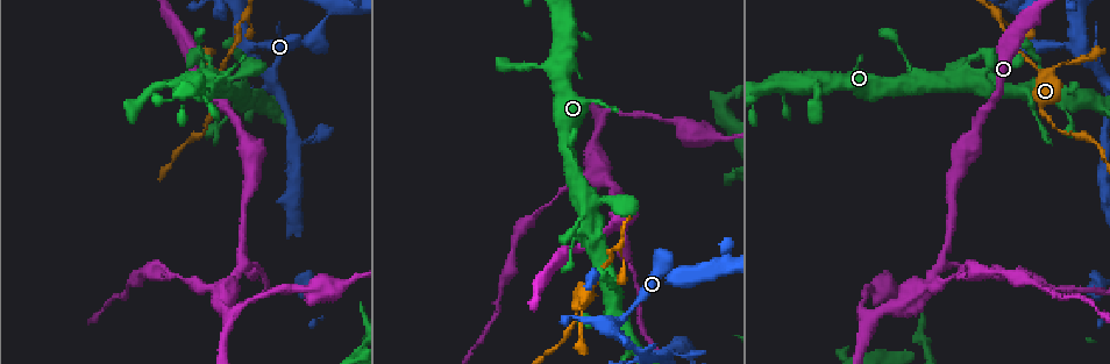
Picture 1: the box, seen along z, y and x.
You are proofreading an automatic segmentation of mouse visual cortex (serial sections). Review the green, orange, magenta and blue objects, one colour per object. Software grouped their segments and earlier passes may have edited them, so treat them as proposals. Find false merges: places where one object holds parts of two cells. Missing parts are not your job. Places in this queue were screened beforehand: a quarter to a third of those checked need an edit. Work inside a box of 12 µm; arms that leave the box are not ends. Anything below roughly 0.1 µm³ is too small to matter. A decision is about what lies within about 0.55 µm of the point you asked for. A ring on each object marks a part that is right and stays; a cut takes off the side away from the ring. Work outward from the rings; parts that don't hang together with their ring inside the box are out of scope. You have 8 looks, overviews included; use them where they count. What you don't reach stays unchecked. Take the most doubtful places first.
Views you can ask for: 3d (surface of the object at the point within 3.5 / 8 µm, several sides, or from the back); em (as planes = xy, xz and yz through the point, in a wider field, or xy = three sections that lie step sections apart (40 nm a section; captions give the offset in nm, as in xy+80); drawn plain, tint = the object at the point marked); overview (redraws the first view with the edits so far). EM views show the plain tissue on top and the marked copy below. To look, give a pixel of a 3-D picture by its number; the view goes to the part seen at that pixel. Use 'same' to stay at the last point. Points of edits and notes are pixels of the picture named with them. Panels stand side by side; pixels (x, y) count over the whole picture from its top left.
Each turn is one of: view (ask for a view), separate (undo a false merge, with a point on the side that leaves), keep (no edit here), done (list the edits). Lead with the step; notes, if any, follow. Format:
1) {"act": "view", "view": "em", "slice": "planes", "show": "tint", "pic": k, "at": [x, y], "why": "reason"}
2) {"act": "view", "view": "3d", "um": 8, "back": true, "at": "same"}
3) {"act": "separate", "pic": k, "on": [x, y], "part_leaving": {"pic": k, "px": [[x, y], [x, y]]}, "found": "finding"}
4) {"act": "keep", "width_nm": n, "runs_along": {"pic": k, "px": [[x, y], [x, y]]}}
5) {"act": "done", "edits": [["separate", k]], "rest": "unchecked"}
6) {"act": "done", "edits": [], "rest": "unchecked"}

{"act": "view", "view": "3d", "um": 8, "pic": 1, "at": [942, 264], "why": "three arms meet"}

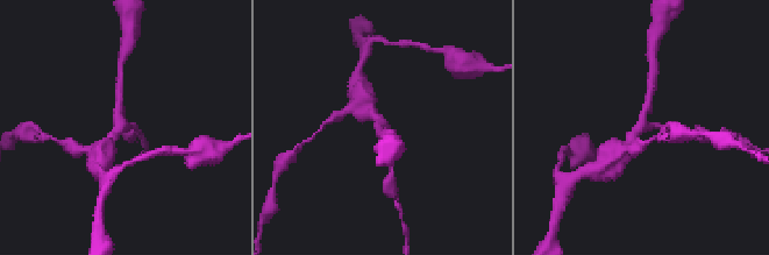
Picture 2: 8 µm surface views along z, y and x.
{"act": "view", "view": "em", "slice": "xy", "step": 2, "show": "tint", "pic": 2, "at": [639, 126], "arms": 3, "arm_widths_nm": [150, 250, 350]}

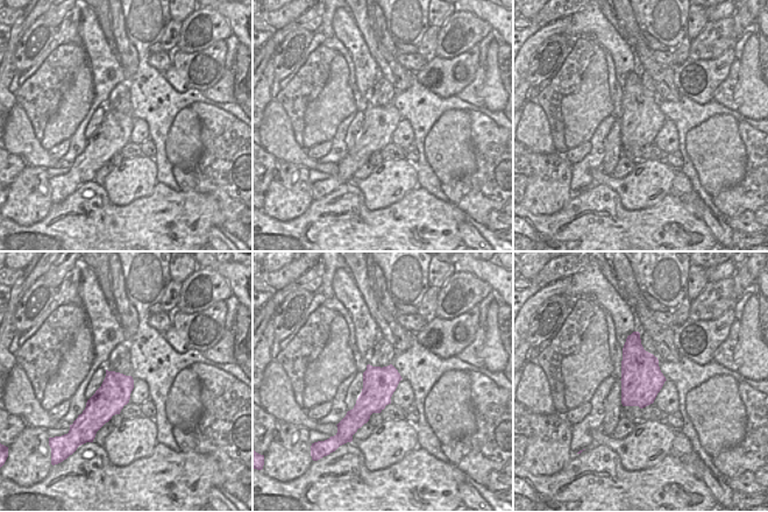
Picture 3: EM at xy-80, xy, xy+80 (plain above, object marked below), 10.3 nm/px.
{"act": "keep", "runs_along": {"pic": 2, "px": [[650, 92], [642, 124], [626, 150]]}, "found": "all the same cell"}

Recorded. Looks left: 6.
{"act": "view", "view": "3d", "um": 3.5, "pic": 1, "at": [1071, 46], "why": "arms part here"}

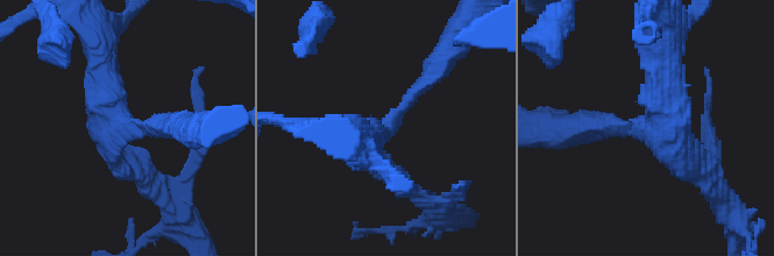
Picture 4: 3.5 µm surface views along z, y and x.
{"act": "view", "view": "em", "slice": "planes", "show": "tint", "pic": 4, "at": [119, 124], "why": "shape alone is not enough"}

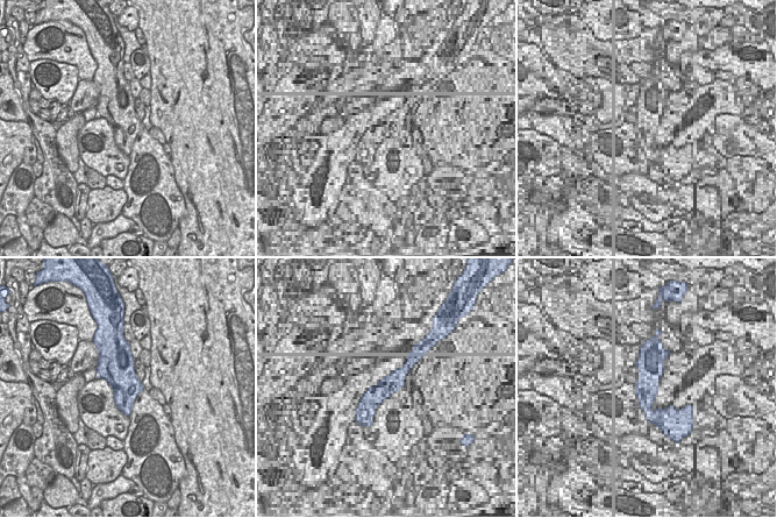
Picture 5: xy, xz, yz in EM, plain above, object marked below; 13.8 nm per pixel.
{"act": "view", "view": "em", "slice": "xy", "step": 3, "show": "tint", "at": "same"}

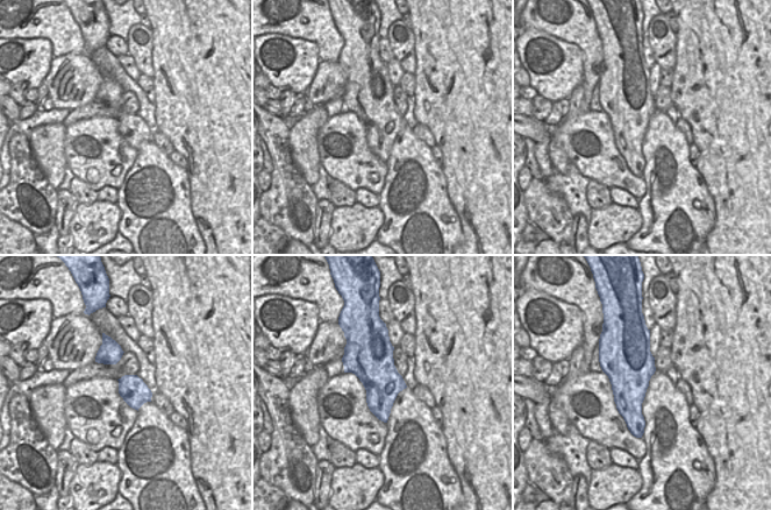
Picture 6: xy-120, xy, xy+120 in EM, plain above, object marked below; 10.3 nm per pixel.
{"act": "keep", "arms": 3, "arm_widths_nm": [200, 250, 450], "runs_along": {"pic": 4, "px": [[439, 69], [370, 137], [396, 178]]}, "found": "all the same cell"}

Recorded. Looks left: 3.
{"act": "view", "view": "3d", "um": 3.5, "pic": 1, "at": [600, 123], "why": "arms part here"}

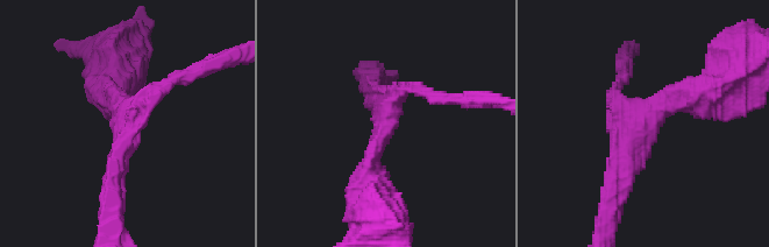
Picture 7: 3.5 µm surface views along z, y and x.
{"act": "view", "view": "em", "slice": "planes", "show": "tint", "pic": 7, "at": [123, 113], "arms": 3, "arm_widths_nm": [200, 300, 400], "why": "shape alone is not enough"}

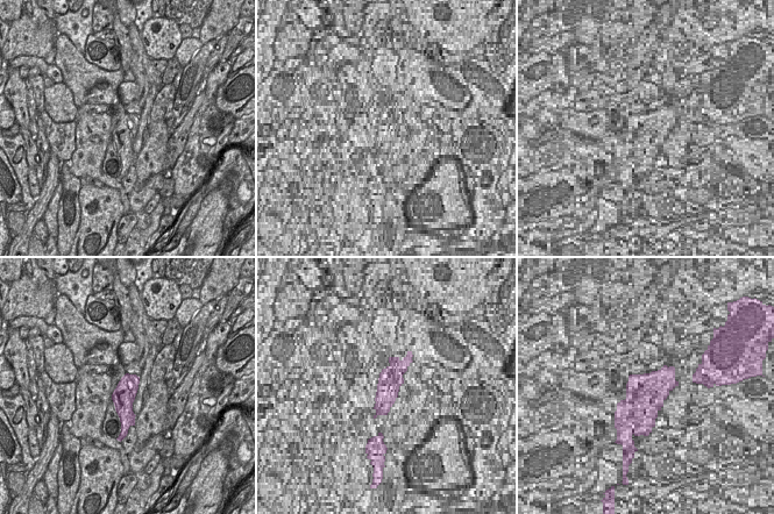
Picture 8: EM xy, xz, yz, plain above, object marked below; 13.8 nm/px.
{"act": "keep", "runs_along": {"pic": 7, "px": [[375, 190], [385, 113], [407, 89], [432, 98]]}, "found": "all the same cell"}

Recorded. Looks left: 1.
{"act": "done", "edits": [], "rest": "unchecked"}

